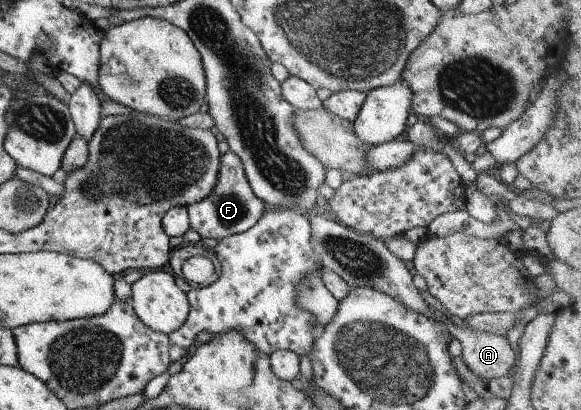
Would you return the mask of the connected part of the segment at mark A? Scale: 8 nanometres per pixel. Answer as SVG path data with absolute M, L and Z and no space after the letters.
M447 325L450 338L461 344L461 355L466 367L481 379L498 379L508 375L515 355L504 336L469 327Z

